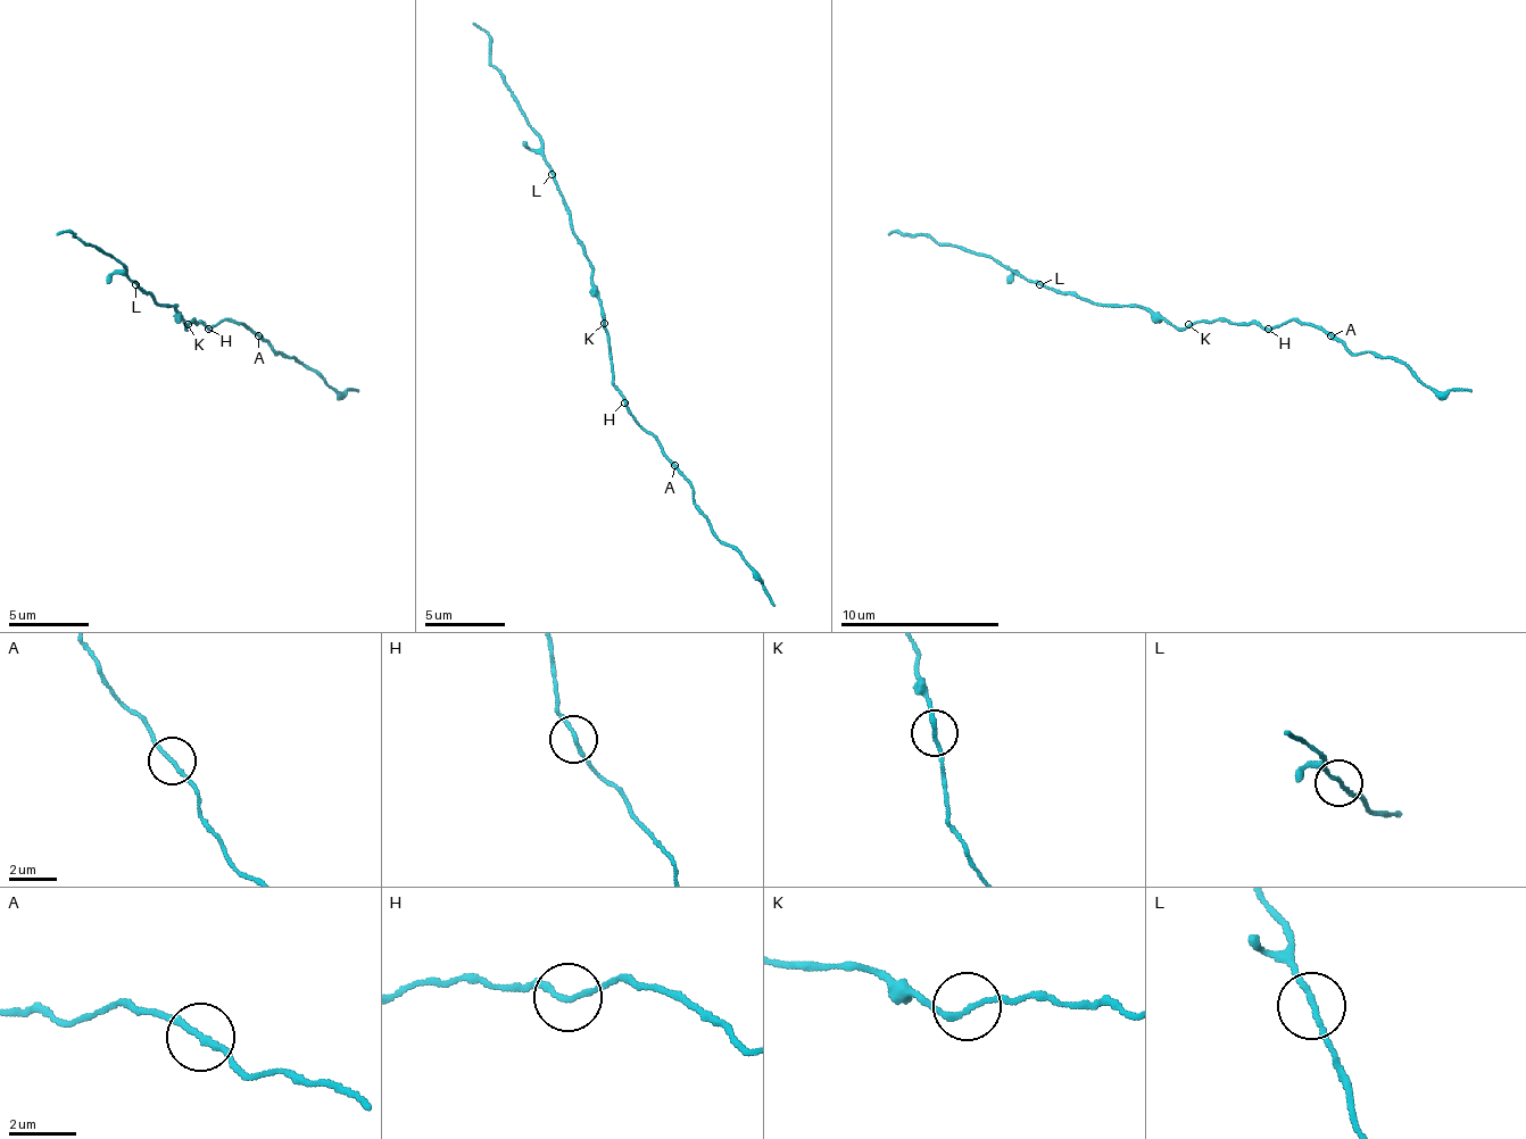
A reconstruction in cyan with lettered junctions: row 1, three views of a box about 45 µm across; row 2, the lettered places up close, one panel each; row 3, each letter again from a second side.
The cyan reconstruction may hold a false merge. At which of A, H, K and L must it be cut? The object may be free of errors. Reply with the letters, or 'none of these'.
A

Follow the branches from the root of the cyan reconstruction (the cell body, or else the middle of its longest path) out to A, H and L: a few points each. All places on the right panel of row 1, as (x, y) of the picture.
A: (1188, 329), (1200, 321), (1260, 324), (1263, 329), (1300, 321), (1304, 324), (1320, 324), (1332, 337)
H: (1188, 329), (1200, 321), (1260, 324), (1268, 329)
L: (1188, 329), (1176, 329), (1163, 321), (1155, 321), (1144, 308), (1092, 305), (1039, 284)

